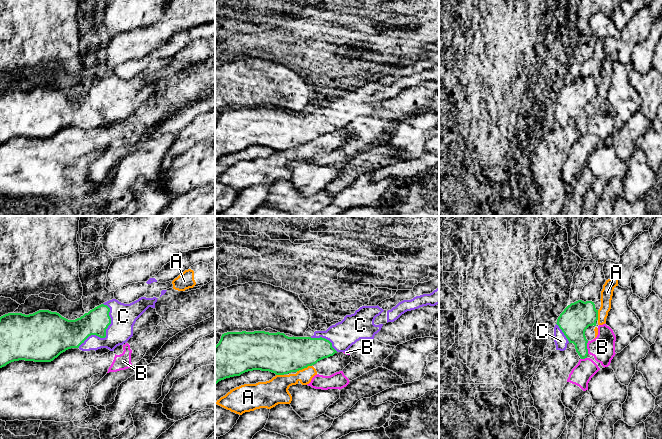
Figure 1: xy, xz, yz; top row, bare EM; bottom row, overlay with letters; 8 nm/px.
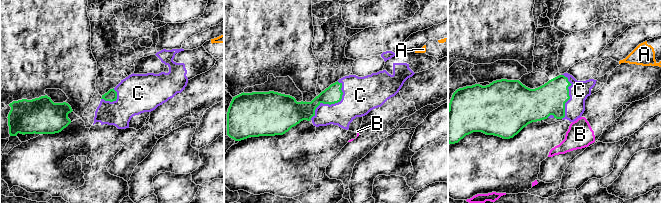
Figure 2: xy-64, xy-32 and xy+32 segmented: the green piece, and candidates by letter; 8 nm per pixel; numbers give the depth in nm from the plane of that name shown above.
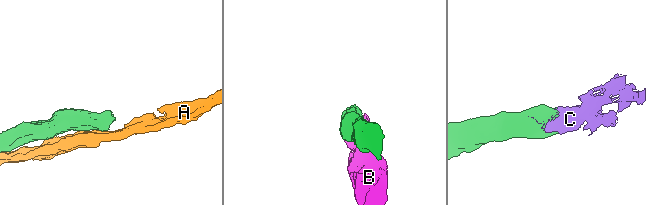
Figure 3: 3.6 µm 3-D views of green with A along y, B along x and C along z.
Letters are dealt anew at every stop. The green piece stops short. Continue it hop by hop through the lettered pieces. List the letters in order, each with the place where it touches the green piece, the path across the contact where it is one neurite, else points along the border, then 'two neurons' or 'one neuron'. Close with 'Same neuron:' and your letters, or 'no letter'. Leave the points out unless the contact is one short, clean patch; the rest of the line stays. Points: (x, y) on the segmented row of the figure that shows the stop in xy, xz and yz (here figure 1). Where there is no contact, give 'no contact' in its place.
A: contact xz (303, 368); two neurons
B: contact yz (586, 347); border yz (588, 341), (587, 353); two neurons
C: contact xy (105, 334); one neuron
Same neuron: C

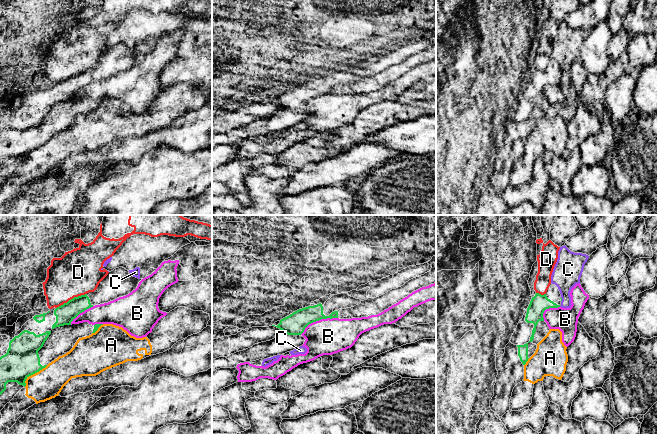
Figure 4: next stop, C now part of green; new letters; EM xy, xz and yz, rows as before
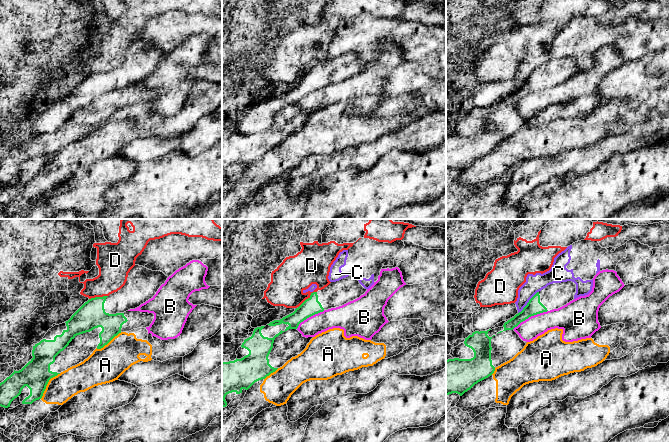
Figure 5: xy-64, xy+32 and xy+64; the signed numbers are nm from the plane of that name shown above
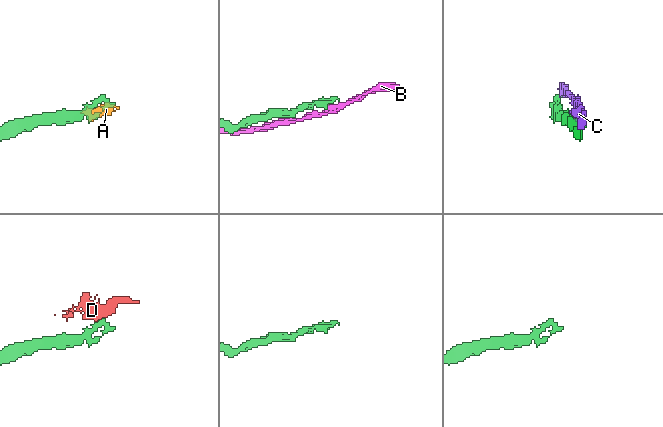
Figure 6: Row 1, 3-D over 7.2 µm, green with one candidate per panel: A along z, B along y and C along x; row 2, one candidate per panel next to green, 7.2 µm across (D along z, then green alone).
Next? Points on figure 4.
A: contact xy (33, 373); two neurons
B: contact xz (318, 320); border xz (337, 317), (321, 318), (313, 321), (300, 334); two neurons
C: contact yz (561, 299); two neurons
D: contact xy (71, 299); border xy (86, 293), (74, 296), (56, 308); two neurons
Same neuron: no letter

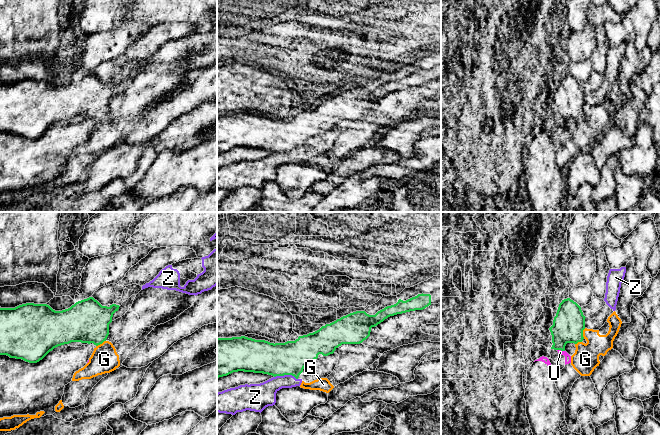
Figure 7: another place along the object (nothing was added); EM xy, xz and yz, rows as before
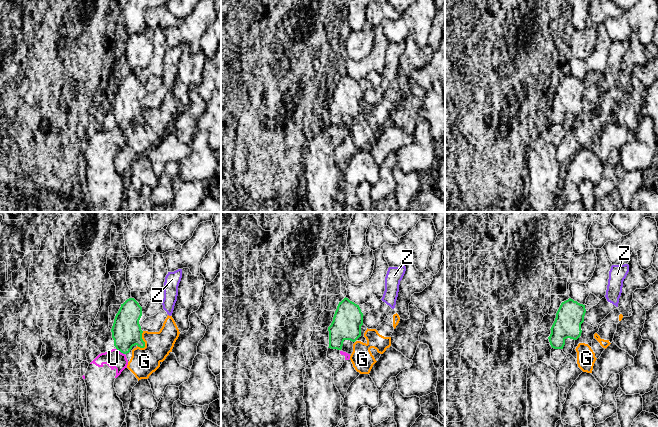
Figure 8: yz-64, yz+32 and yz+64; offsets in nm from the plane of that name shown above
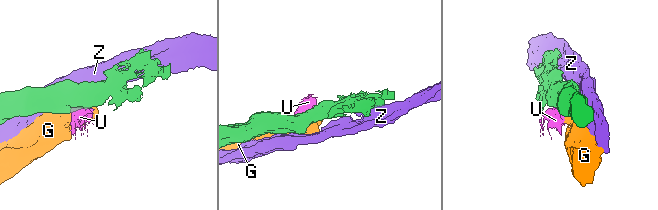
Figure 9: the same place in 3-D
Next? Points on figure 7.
G: contact yz (582, 333); border yz (585, 328), (583, 330), (583, 338); two neurons
U: contact yz (561, 350); border yz (557, 349), (564, 351); two neurons
Z: contact xz (286, 374); border xz (274, 376), (293, 375), (297, 379); two neurons
Same neuron: no letter

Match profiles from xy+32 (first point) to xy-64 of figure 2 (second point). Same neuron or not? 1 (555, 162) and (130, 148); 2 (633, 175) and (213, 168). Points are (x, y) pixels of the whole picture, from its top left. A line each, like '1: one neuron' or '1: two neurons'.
1: one neuron
2: one neuron

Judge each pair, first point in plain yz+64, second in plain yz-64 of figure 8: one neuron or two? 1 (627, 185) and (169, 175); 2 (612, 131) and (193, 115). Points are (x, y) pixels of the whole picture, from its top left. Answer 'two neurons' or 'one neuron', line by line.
1: two neurons
2: two neurons

